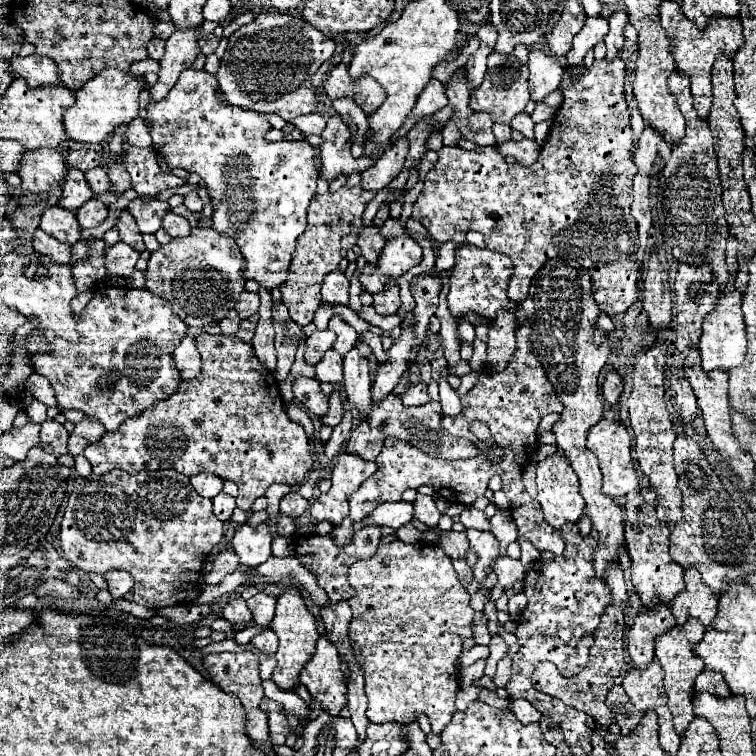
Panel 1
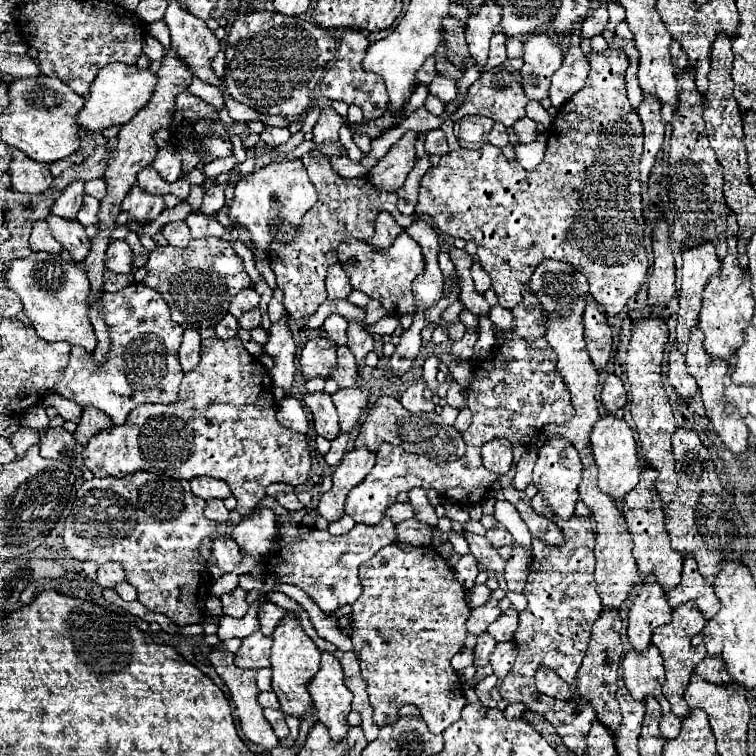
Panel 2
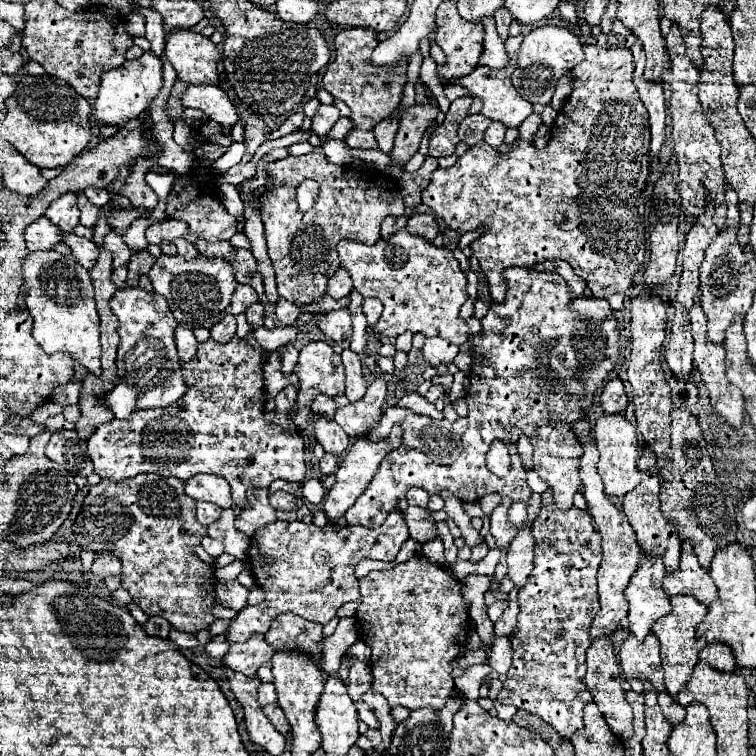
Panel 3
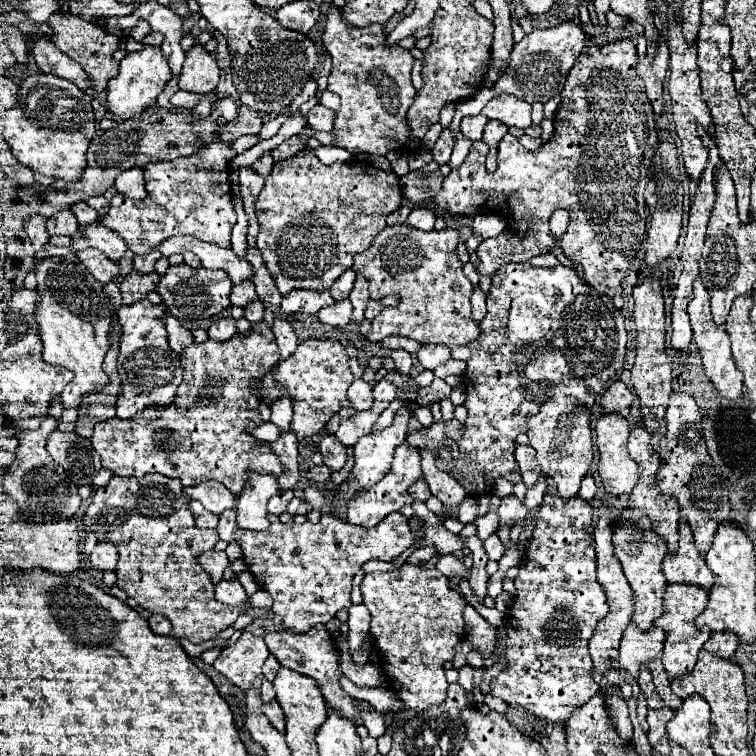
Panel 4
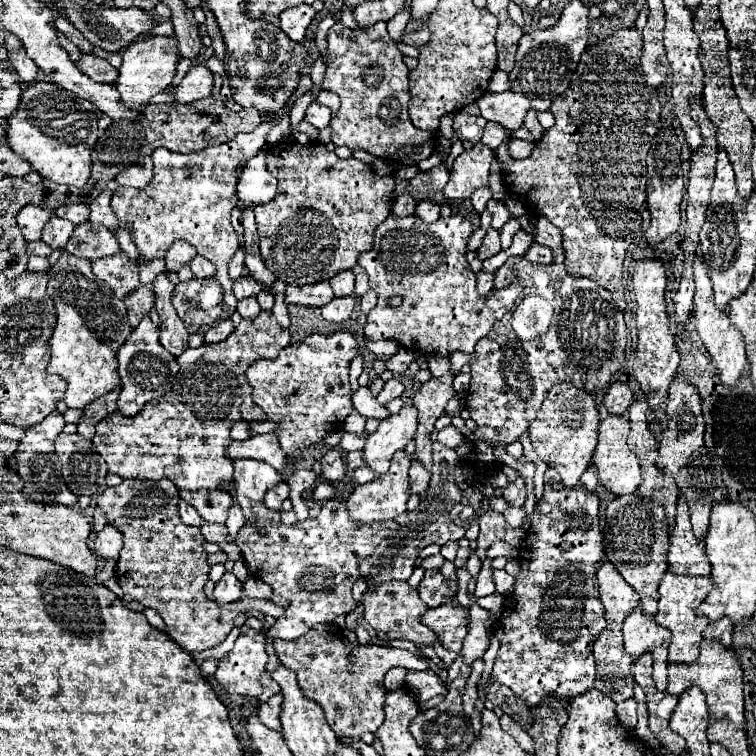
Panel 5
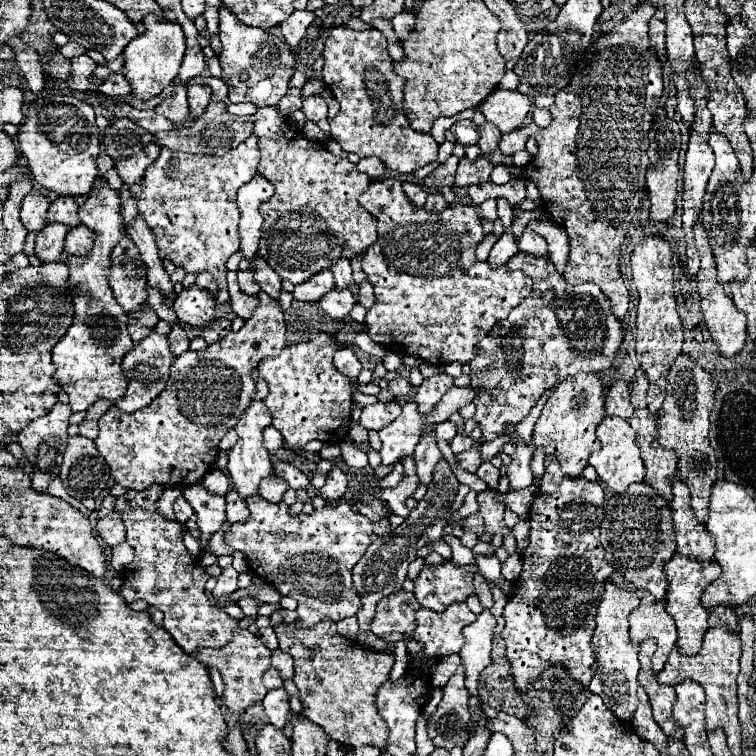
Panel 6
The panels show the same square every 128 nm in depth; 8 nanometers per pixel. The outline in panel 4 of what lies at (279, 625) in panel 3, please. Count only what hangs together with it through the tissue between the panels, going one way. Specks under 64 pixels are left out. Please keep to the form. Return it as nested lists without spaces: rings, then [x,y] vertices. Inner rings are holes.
[[[318,624],[314,628],[310,628],[304,634],[290,634],[290,632],[272,632],[266,638],[266,646],[270,650],[272,656],[278,658],[278,662],[290,670],[296,670],[312,680],[316,680],[316,684],[320,684],[320,692],[324,696],[324,702],[330,710],[338,712],[342,718],[354,722],[356,726],[364,724],[362,716],[360,716],[360,708],[354,704],[354,700],[342,690],[340,686],[340,672],[338,672],[338,648],[336,648],[336,640],[330,636],[330,632],[326,630],[324,624]]]

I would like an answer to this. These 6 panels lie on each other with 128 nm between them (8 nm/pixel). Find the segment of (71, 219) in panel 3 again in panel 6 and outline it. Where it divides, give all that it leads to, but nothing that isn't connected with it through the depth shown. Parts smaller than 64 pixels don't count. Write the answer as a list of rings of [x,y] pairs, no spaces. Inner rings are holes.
[[[48,224],[44,226],[38,234],[36,234],[36,246],[34,246],[34,254],[38,256],[38,260],[42,262],[56,262],[62,256],[62,248],[64,248],[64,236],[66,236],[66,228],[62,224]]]

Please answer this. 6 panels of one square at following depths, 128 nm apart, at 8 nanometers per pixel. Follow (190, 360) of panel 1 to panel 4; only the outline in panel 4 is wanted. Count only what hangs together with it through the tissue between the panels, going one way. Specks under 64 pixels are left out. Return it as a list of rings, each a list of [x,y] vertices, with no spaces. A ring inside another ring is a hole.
[[[166,310],[166,332],[168,332],[168,344],[176,354],[182,354],[182,350],[194,342],[192,332],[184,328],[180,320],[174,318],[168,310]]]

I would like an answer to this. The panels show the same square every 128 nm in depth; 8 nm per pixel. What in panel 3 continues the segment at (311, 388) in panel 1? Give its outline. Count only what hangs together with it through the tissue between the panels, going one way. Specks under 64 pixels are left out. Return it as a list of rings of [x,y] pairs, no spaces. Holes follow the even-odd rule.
[[[314,418],[314,432],[316,432],[316,438],[326,452],[340,456],[342,452],[348,450],[350,440],[348,440],[346,432],[334,420]]]

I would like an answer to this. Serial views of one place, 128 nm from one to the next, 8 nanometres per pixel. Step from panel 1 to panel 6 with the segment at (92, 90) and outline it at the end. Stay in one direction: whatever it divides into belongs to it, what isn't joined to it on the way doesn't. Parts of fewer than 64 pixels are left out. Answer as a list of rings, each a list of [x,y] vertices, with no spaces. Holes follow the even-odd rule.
[[[146,14],[142,18],[142,24],[146,26],[146,32],[136,36],[126,48],[124,48],[124,76],[132,84],[134,92],[132,96],[138,100],[150,100],[156,94],[160,94],[162,88],[172,84],[172,80],[178,76],[182,56],[184,56],[184,32],[180,24],[162,20],[156,14]]]

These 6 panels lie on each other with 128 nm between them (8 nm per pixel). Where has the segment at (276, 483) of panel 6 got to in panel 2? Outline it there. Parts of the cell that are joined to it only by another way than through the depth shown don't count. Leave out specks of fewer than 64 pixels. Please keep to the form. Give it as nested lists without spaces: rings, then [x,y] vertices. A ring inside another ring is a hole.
[[[280,492],[280,494],[276,496],[276,500],[278,500],[284,508],[288,508],[288,510],[302,510],[302,508],[304,508],[304,506],[298,502],[298,498],[296,498],[294,492]]]

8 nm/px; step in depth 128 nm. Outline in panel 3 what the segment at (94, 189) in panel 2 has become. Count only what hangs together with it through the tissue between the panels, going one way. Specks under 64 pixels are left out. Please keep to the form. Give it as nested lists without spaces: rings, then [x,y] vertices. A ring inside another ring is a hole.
[[[88,188],[88,192],[84,192],[86,194],[86,198],[94,204],[94,206],[98,206],[98,208],[102,208],[102,206],[106,206],[108,202],[110,202],[110,196],[108,196],[108,190],[98,190],[98,188]]]

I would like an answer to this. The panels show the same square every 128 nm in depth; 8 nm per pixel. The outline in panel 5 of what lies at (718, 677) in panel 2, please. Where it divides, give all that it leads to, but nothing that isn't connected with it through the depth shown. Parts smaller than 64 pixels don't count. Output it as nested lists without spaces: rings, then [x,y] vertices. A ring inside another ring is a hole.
[[[720,618],[720,620],[708,624],[708,628],[704,630],[704,638],[716,638],[724,646],[730,646],[732,644],[732,630],[734,630],[732,622],[728,618]]]

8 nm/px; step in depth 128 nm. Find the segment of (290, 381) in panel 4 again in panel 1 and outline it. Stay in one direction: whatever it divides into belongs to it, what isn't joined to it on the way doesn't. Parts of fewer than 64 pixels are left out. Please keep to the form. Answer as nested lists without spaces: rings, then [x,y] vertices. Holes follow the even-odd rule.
[[[316,330],[310,338],[306,338],[306,352],[304,352],[304,360],[312,366],[316,366],[320,362],[320,358],[324,356],[326,350],[330,350],[334,346],[334,336],[332,330]]]

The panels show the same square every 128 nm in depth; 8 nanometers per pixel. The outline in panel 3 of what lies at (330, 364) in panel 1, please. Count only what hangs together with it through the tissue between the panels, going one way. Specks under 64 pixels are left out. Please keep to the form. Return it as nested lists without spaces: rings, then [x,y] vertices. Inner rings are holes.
[[[344,350],[342,352],[342,364],[344,364],[344,372],[346,372],[346,396],[350,402],[362,400],[362,396],[366,394],[366,382],[362,376],[362,366],[358,356],[352,350]]]

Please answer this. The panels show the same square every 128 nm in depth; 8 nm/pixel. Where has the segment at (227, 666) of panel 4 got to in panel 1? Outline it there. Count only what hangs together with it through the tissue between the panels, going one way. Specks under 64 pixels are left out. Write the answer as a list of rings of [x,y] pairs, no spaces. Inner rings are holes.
[[[264,630],[262,634],[256,634],[250,644],[260,650],[262,654],[266,656],[274,656],[276,654],[276,648],[278,648],[278,640],[276,640],[276,634],[272,630]]]

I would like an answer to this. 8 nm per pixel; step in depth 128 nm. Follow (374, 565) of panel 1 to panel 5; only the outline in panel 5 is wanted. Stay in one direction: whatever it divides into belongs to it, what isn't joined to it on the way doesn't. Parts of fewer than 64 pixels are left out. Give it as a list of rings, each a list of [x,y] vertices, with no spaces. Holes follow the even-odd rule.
[[[396,580],[386,582],[386,584],[380,584],[376,590],[366,590],[364,594],[364,618],[372,624],[378,638],[382,640],[402,638],[414,644],[430,644],[436,648],[438,654],[452,654],[444,646],[440,646],[440,642],[436,640],[436,634],[428,626],[420,624],[420,616],[424,610],[428,610],[428,606],[420,600],[416,588],[408,586],[408,582],[396,582]],[[408,672],[406,674],[406,686],[410,688],[410,692],[416,696],[416,700],[426,702],[438,694],[446,694],[446,686],[440,680],[440,676],[436,672]]]

